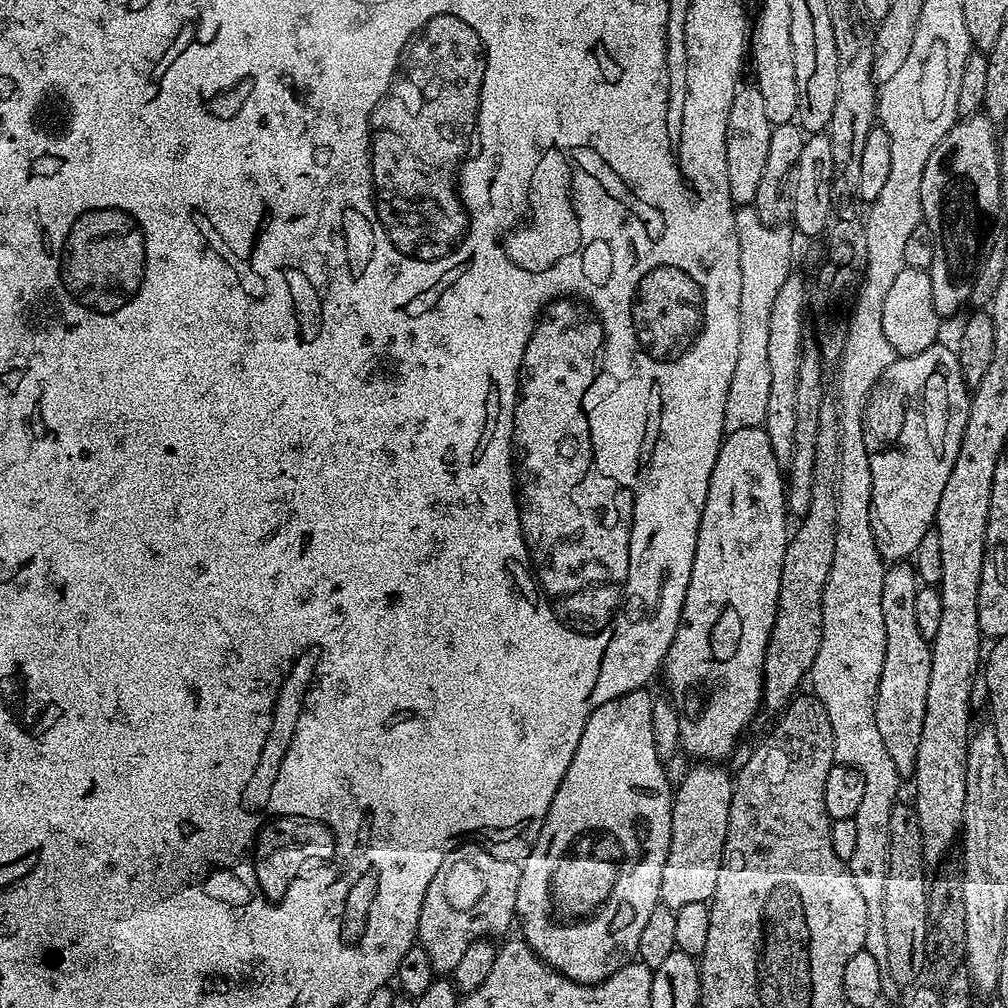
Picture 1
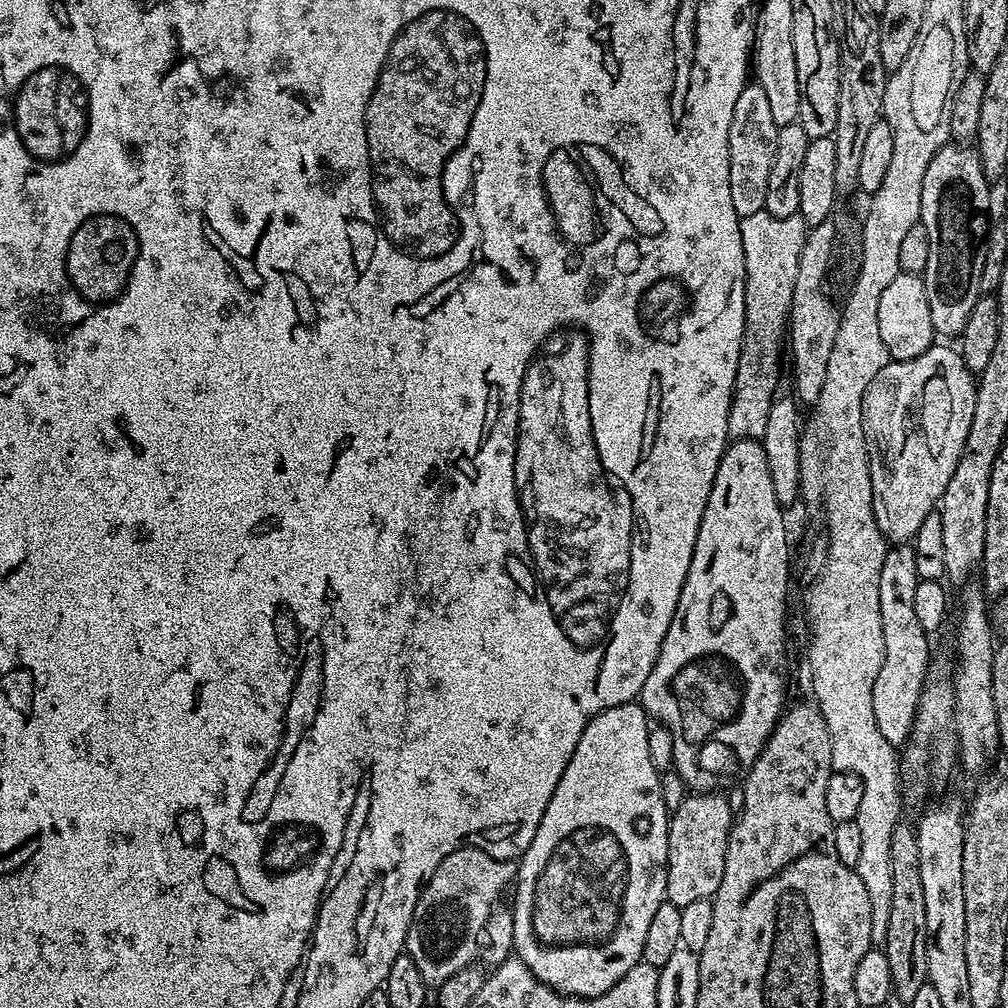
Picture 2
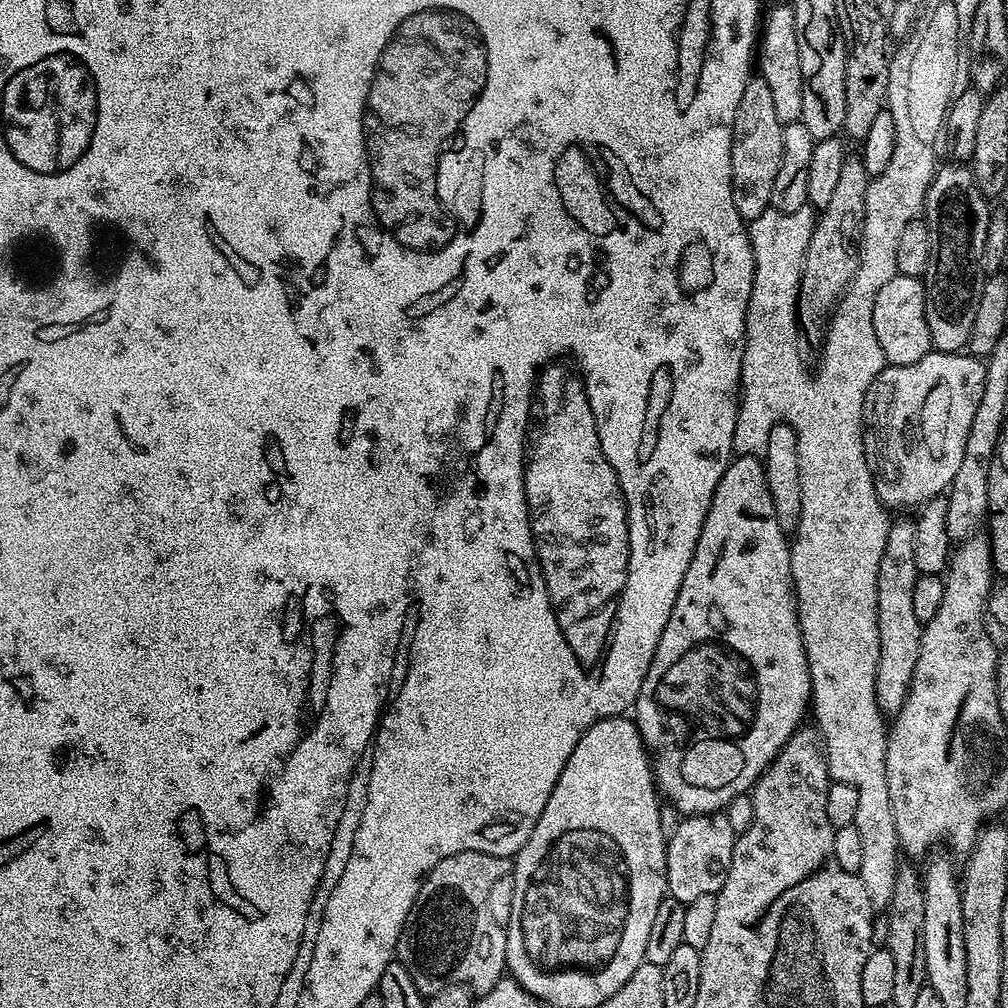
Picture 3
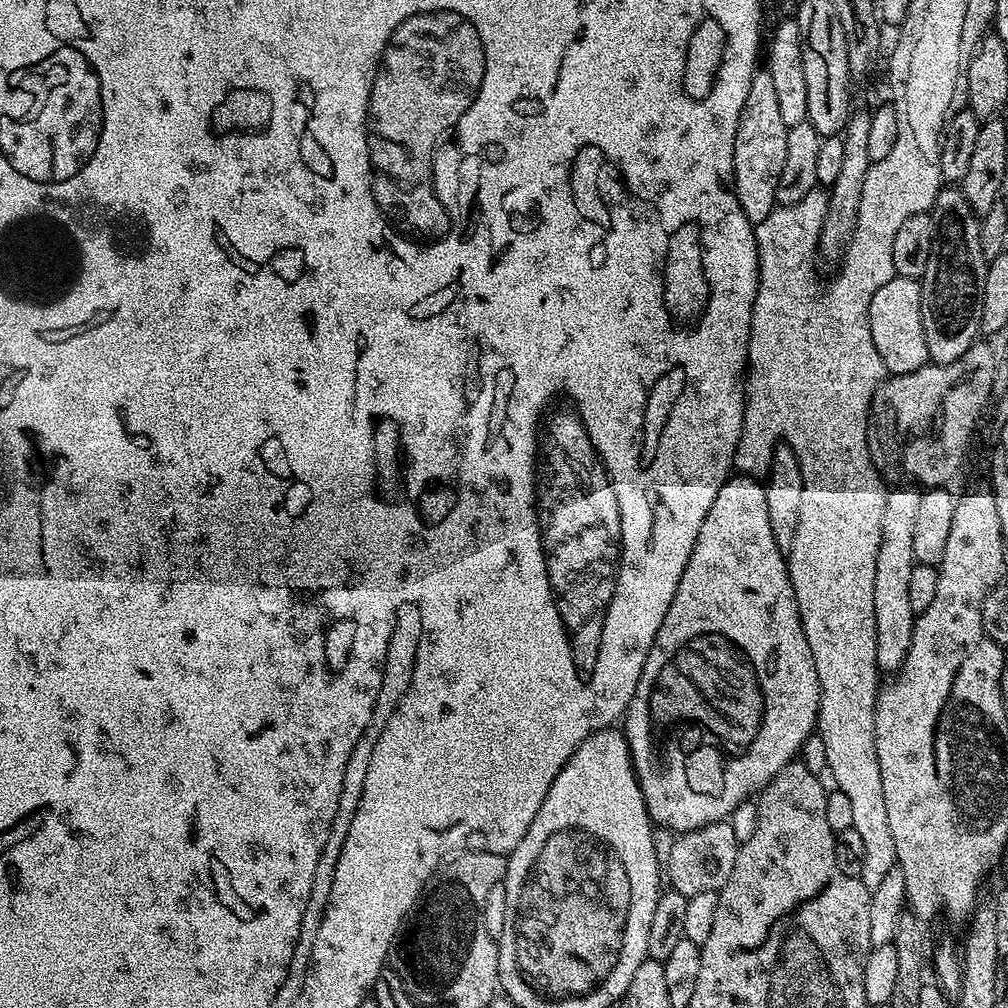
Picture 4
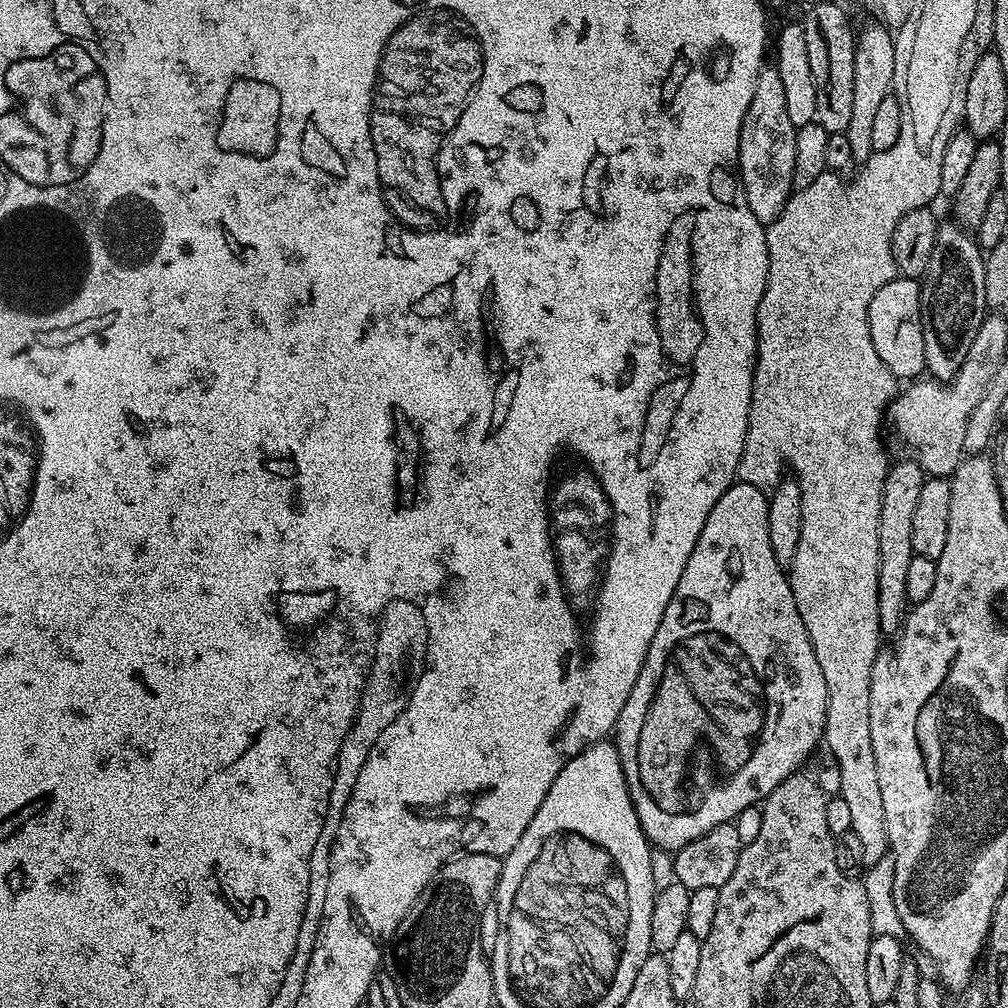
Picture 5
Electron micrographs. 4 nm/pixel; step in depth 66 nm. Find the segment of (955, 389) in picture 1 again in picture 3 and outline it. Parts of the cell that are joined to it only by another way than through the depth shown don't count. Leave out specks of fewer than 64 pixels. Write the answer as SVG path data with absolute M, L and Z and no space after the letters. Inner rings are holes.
M927 352L918 362L906 366L885 366L870 382L870 390L866 390L864 399L864 453L868 468L872 471L874 490L878 494L881 504L885 509L912 508L919 509L920 505L935 496L944 496L948 487L954 482L954 474L958 474L958 466L962 466L962 453L966 450L966 434L970 434L970 422L974 422L974 414L978 410L978 401L982 398L982 388L986 386L987 363L981 357L971 354L957 354L954 352Z

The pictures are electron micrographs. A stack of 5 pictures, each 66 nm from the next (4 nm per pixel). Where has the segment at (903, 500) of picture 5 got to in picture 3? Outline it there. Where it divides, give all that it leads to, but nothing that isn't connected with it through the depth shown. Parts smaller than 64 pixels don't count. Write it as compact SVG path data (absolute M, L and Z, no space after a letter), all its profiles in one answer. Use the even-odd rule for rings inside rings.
M893 519L888 526L886 550L882 550L882 562L878 562L878 670L876 671L876 701L881 713L900 711L908 696L908 687L914 678L914 666L918 664L922 623L913 611L913 591L918 575L914 566L914 542L916 521Z

